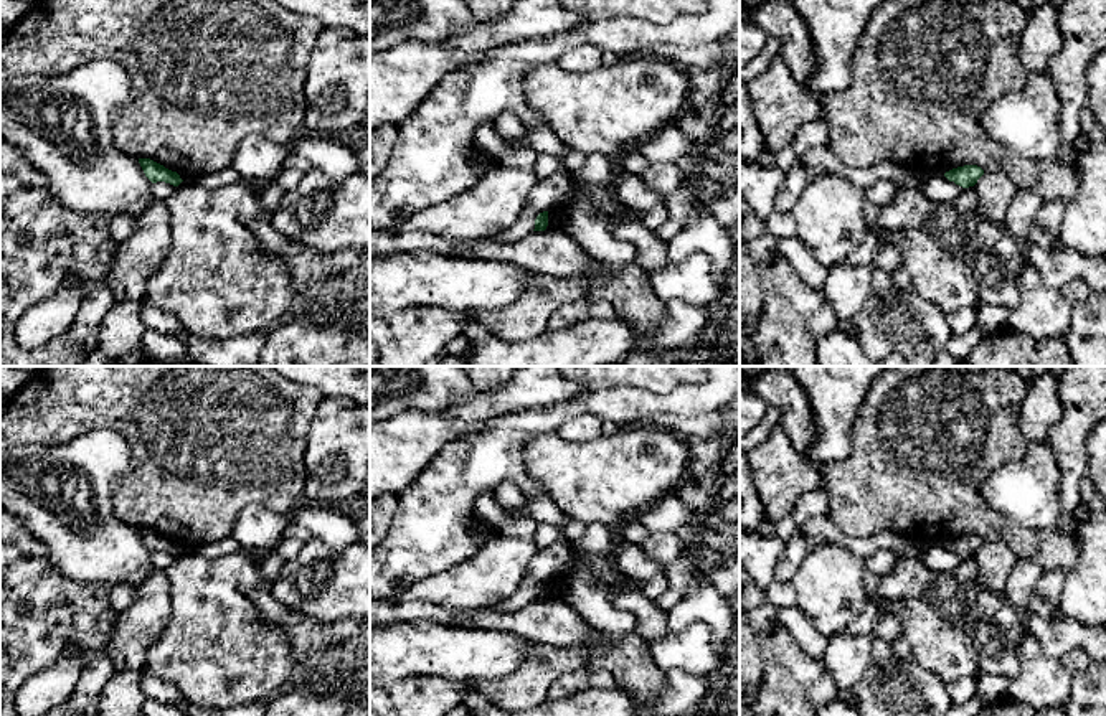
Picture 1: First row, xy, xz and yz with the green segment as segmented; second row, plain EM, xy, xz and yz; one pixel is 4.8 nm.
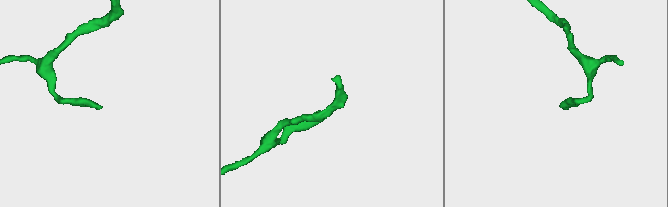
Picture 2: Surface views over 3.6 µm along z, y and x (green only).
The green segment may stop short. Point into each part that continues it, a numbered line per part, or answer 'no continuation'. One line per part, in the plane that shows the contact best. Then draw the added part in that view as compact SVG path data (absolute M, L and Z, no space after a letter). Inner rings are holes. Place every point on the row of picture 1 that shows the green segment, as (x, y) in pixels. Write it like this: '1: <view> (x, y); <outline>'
no continuation

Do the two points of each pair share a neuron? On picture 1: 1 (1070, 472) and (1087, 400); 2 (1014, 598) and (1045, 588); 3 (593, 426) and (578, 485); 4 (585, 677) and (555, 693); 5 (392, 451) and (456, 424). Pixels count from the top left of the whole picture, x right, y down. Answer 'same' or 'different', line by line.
1: same
2: different
3: different
4: same
5: same

